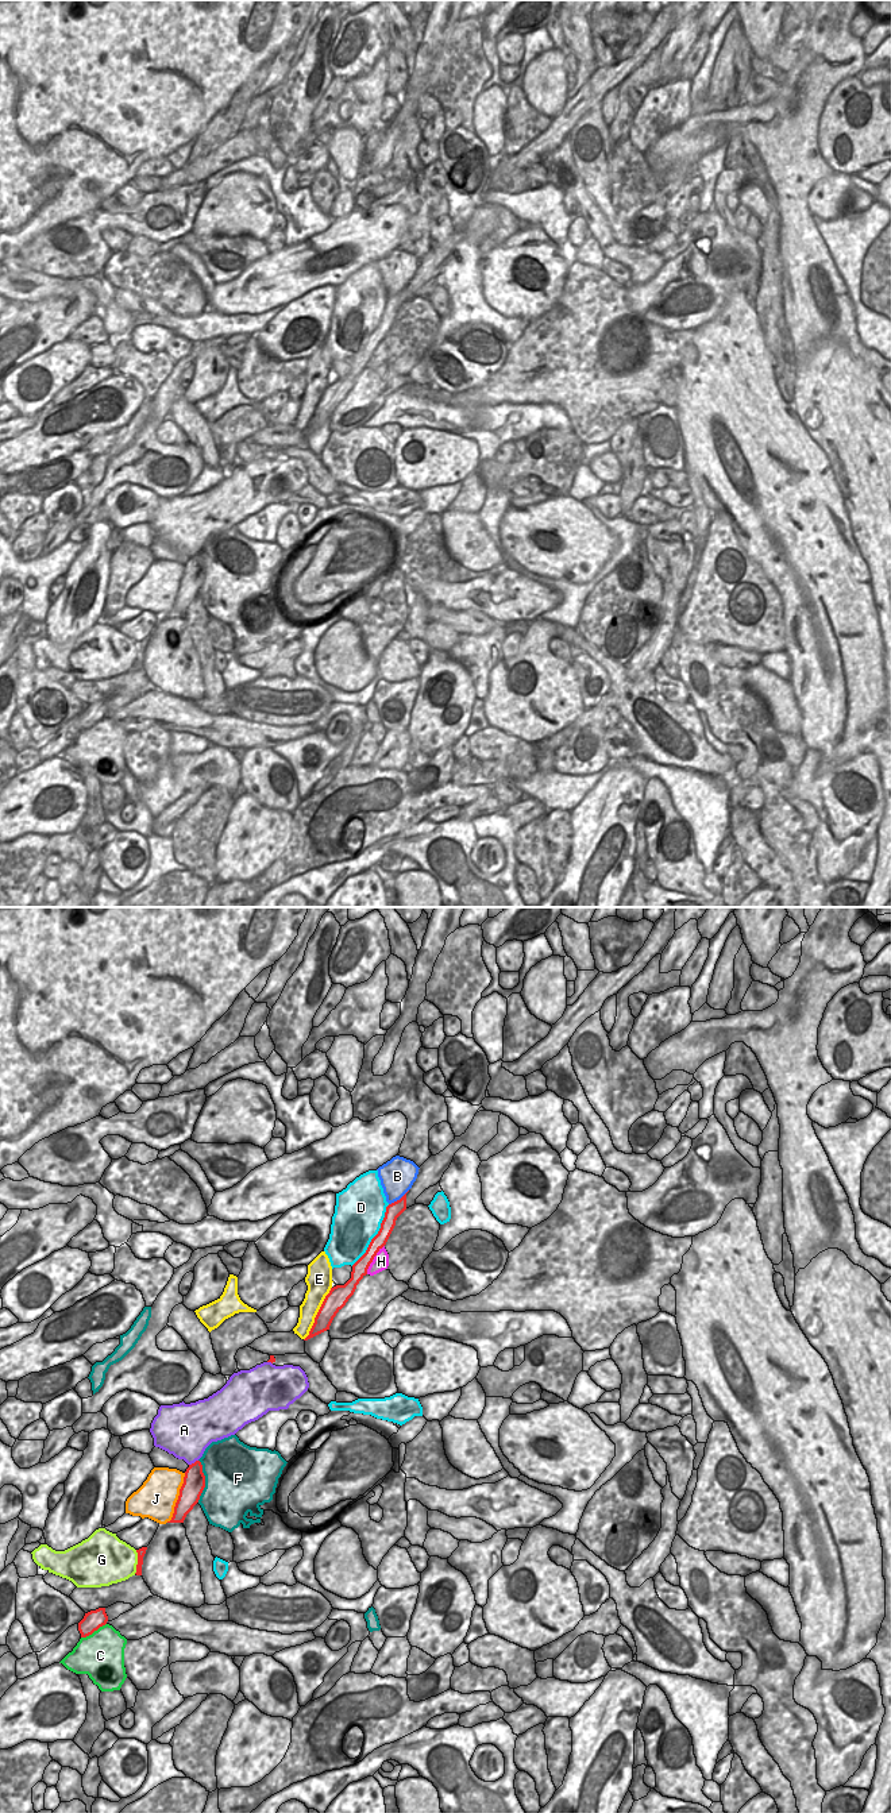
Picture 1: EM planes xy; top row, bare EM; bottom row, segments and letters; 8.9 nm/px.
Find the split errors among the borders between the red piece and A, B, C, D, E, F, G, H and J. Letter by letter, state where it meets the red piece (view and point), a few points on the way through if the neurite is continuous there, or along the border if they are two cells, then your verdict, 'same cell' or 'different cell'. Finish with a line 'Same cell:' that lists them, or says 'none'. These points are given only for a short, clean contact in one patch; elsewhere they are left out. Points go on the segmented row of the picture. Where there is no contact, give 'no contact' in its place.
A: contact xy (195, 1462); different cell
B: contact xy (400, 1199); different cell
C: contact xy (93, 1631); border xy (105, 1623), (81, 1638); different cell
D: contact xy (375, 1235); different cell
E: contact xy (317, 1314); different cell
F: contact xy (204, 1481); different cell
G: contact xy (138, 1562); border xy (137, 1550), (137, 1570), (134, 1573); different cell
H: contact xy (373, 1258); different cell
J: contact xy (178, 1499); different cell
Same cell: none

